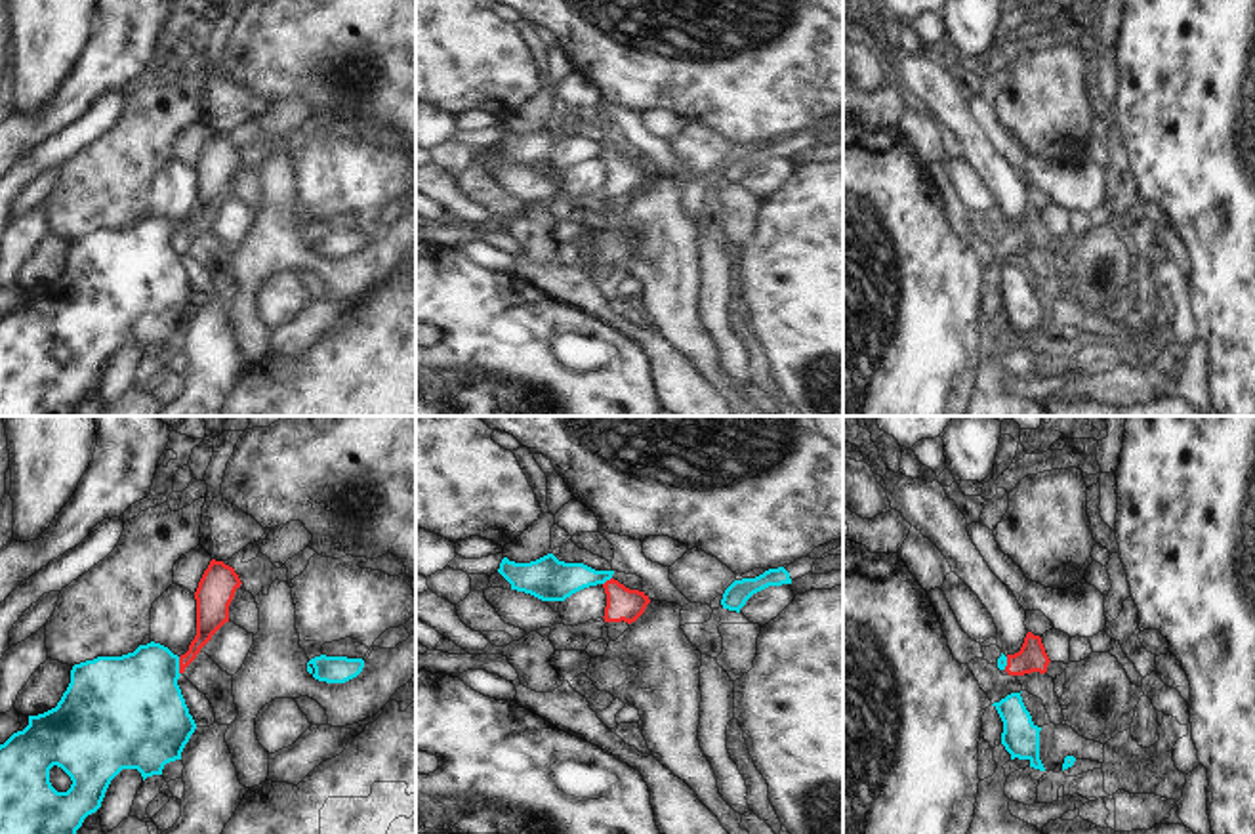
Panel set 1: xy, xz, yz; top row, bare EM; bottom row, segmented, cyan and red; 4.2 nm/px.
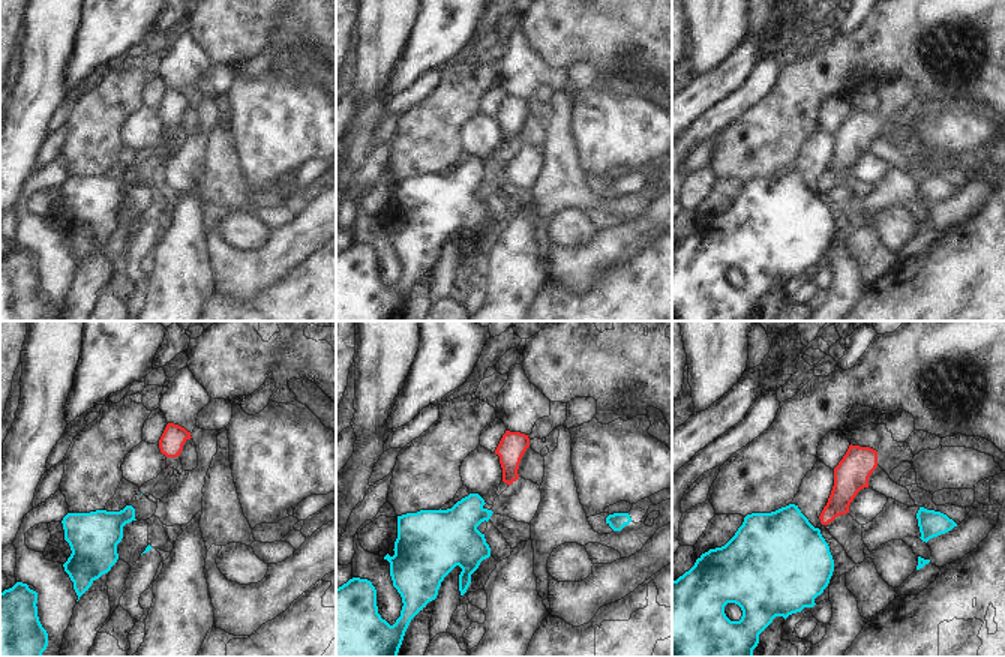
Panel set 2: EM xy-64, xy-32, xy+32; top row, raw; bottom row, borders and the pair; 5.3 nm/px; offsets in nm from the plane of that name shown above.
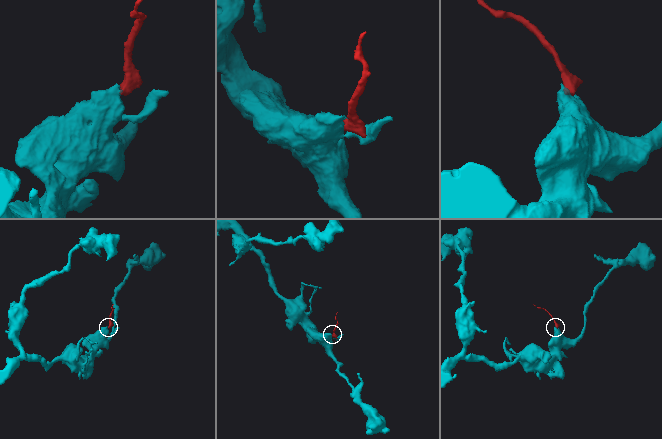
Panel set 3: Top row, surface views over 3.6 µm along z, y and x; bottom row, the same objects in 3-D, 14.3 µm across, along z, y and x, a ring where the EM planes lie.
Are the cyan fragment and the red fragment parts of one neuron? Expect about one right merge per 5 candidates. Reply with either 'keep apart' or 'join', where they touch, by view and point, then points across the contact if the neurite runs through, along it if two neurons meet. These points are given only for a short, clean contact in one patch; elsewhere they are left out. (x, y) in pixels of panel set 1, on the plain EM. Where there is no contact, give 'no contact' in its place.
keep apart | xy (178, 239) | along xy (178, 229), (180, 247)

